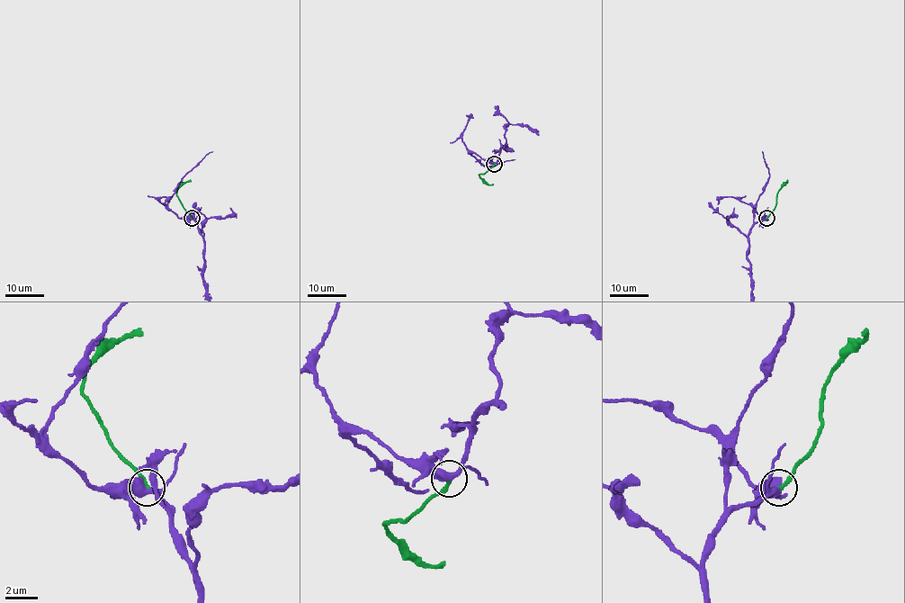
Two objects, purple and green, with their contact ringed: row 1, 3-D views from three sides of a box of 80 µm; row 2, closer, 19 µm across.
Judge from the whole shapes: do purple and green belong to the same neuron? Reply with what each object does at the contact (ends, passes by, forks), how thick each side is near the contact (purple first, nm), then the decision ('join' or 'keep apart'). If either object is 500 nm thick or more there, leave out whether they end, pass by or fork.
purple forks | green ends | 400/280 nm | join

